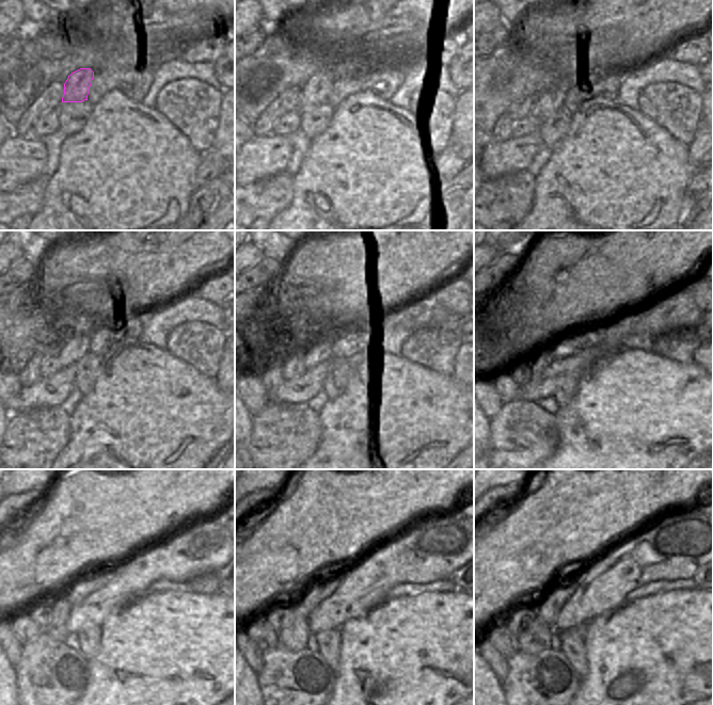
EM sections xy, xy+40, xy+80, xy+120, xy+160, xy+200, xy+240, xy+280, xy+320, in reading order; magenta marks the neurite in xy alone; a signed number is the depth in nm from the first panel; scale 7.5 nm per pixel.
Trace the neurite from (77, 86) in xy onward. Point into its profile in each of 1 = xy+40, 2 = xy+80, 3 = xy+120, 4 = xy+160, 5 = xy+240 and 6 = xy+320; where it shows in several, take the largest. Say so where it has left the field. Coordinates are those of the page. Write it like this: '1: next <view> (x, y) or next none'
1: next xy+40 (316, 91)
2: next xy+80 (550, 101)
3: next xy+120 (76, 346)
4: next xy+160 (319, 351)
5: next xy+240 (61, 607)
6: next xy+320 (537, 638)

